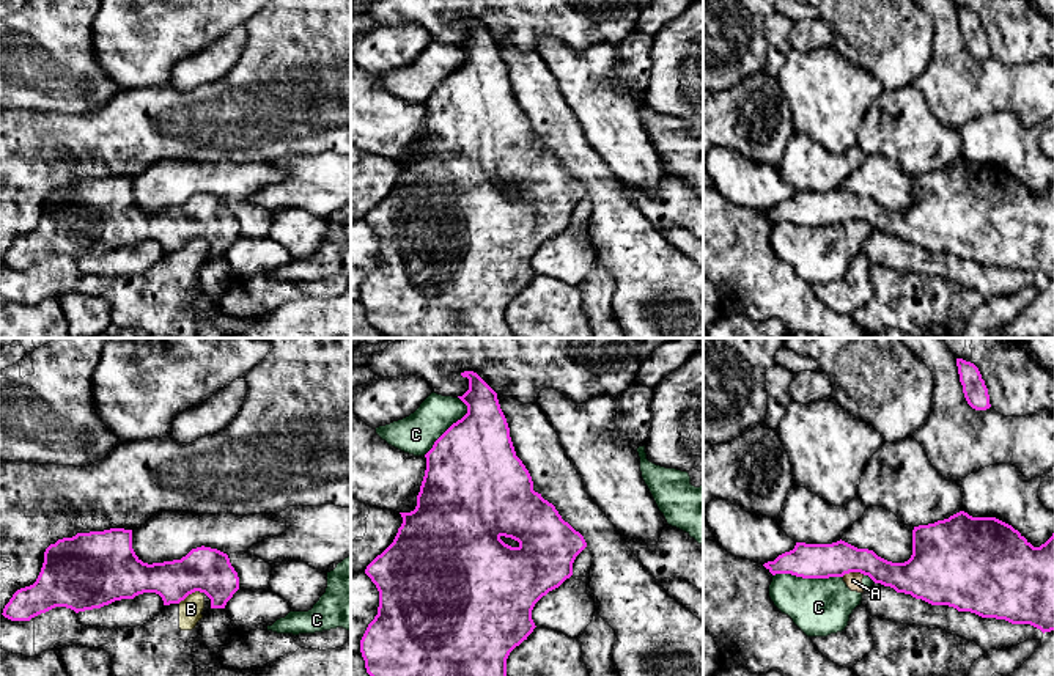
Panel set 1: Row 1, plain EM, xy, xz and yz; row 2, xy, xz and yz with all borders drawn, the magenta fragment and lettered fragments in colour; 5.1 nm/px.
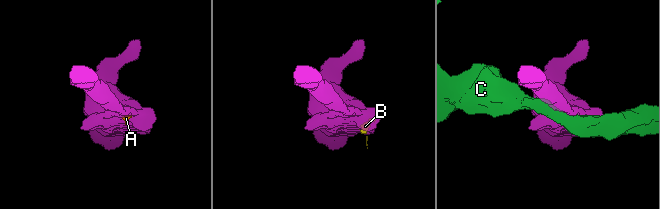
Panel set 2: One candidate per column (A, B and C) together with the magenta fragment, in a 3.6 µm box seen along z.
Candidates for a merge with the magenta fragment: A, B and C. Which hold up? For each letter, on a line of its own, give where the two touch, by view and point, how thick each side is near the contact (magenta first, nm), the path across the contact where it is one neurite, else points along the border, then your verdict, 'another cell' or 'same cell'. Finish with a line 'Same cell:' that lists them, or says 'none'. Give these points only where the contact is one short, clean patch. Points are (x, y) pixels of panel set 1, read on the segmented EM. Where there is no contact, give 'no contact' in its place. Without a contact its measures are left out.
A: yz (853, 571) | 180/90 nm | along yz (864, 574), (845, 573), (842, 576) | another cell
B: xy (189, 593) | 240/120 nm | along xy (202, 591), (192, 591), (178, 602) | another cell
C: yz (809, 577) | 180/300 nm | another cell
Same cell: none

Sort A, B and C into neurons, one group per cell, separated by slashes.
A C / B

